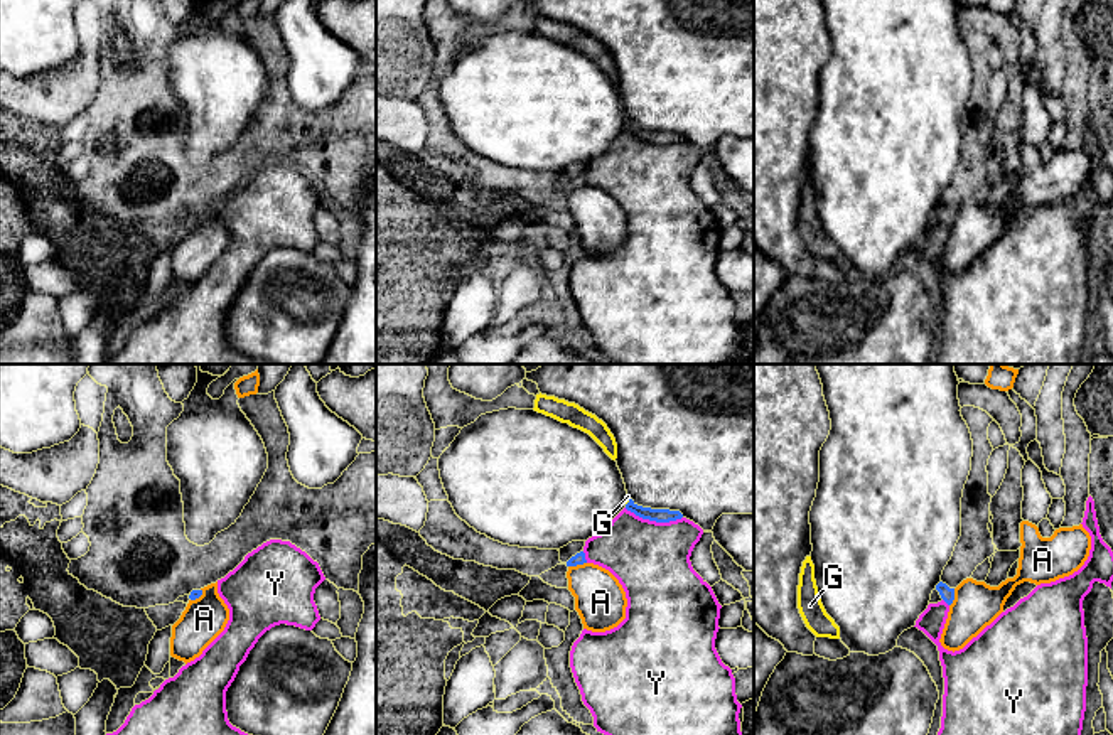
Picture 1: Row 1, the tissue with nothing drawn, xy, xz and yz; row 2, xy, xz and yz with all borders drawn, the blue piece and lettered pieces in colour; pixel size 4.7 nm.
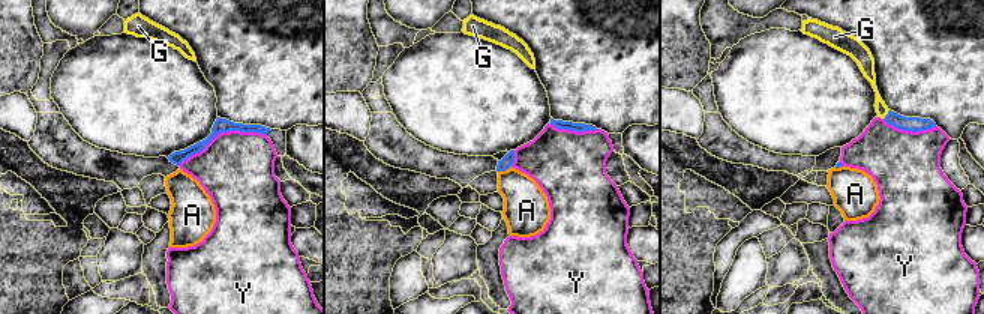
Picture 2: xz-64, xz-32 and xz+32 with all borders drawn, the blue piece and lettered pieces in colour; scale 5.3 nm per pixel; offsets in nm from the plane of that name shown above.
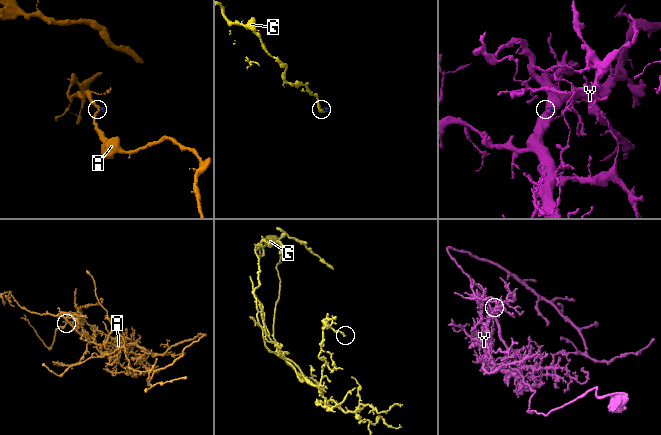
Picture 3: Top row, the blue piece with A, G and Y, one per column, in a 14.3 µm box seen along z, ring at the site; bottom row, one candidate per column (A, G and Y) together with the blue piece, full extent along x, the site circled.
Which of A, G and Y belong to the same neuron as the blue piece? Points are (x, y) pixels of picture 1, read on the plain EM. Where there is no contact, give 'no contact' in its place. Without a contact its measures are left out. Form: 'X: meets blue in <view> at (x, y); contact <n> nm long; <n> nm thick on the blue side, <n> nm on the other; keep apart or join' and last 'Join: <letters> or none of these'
A: meets blue in xz at (577, 186); contact 90 nm long; 60 nm thick on the blue side, 240 nm on the other; keep apart
G: meets blue in xz at (629, 123); contact 40 nm long; 60 nm thick on the blue side, 20 nm on the other; join
Y: meets blue in xz at (653, 142); contact 280 nm long; 60 nm thick on the blue side, 360 nm on the other; keep apart
Join: G

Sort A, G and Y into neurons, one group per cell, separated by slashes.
A / G / Y

